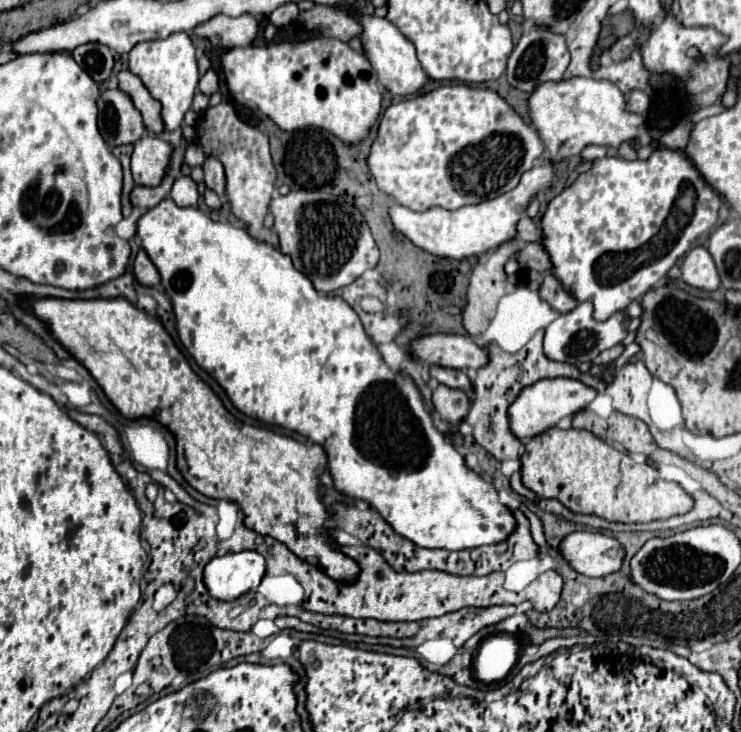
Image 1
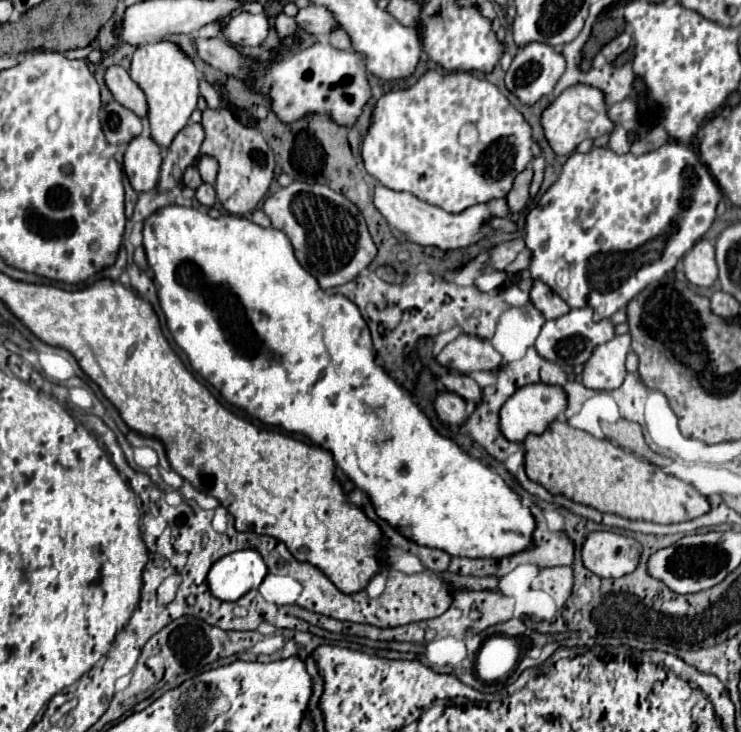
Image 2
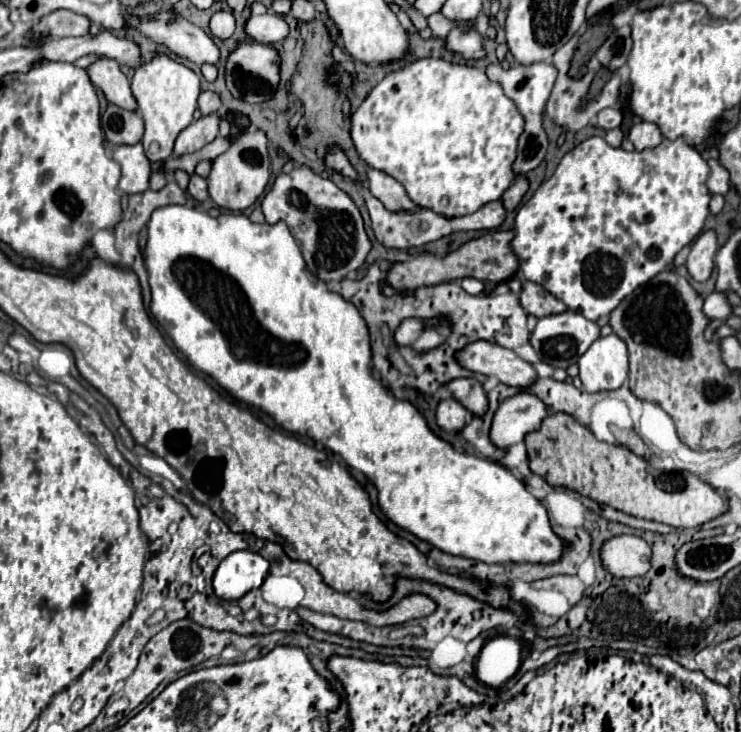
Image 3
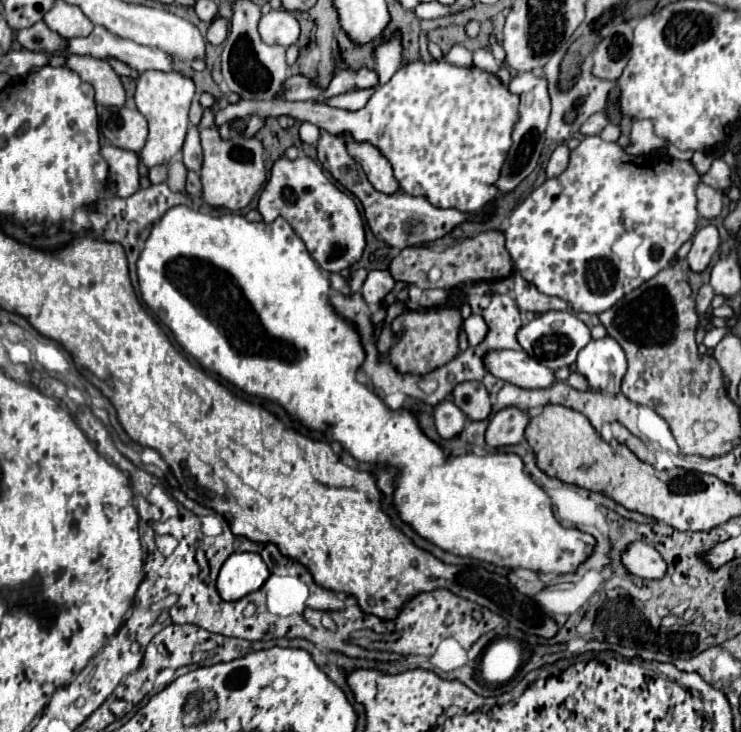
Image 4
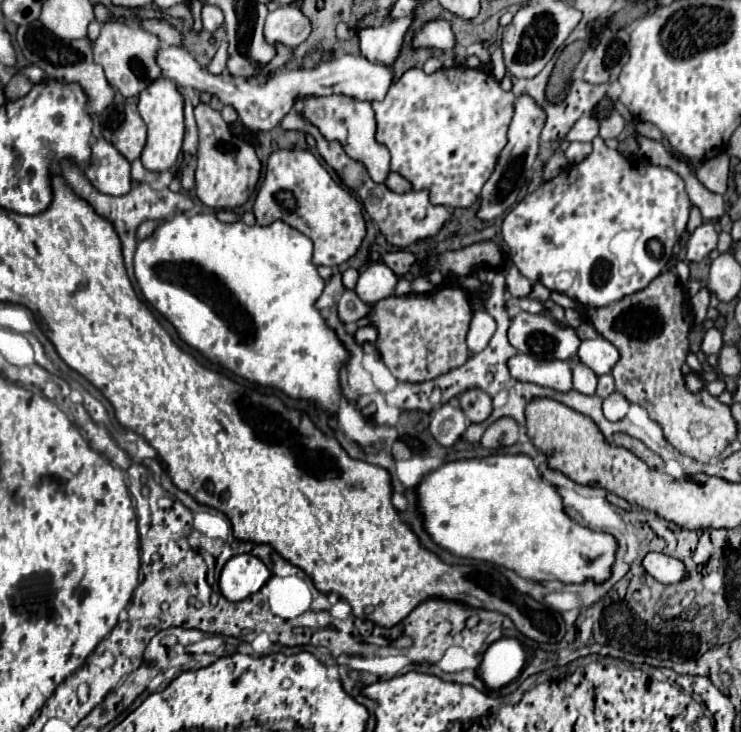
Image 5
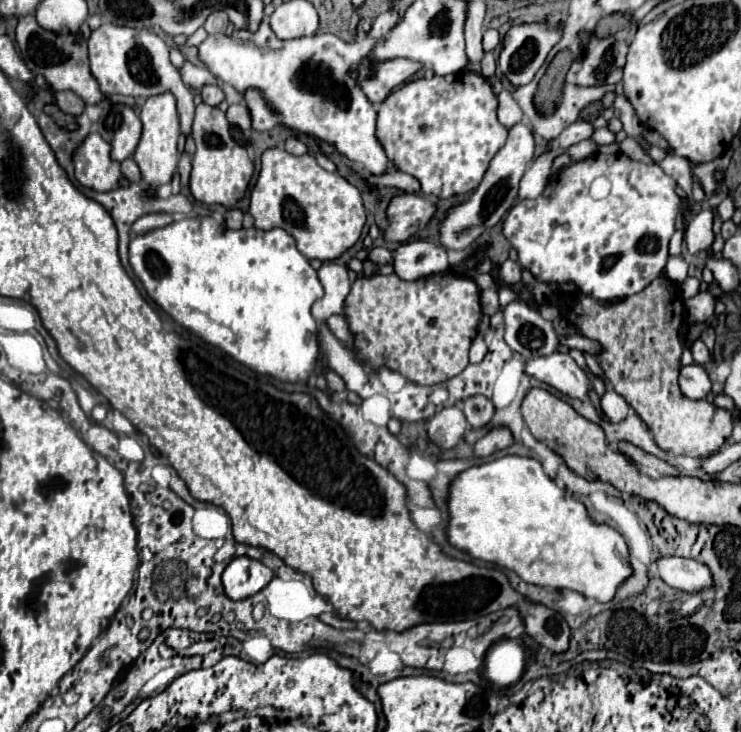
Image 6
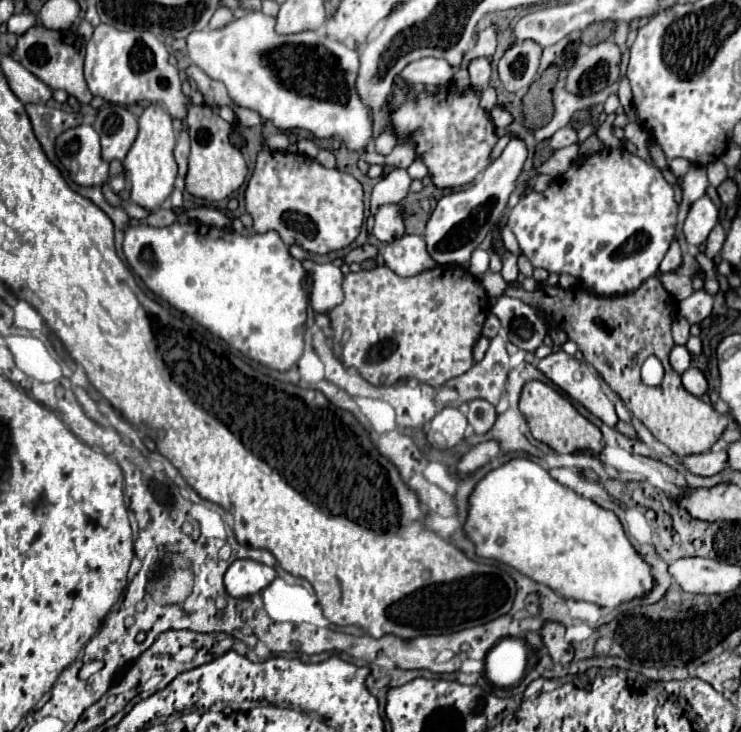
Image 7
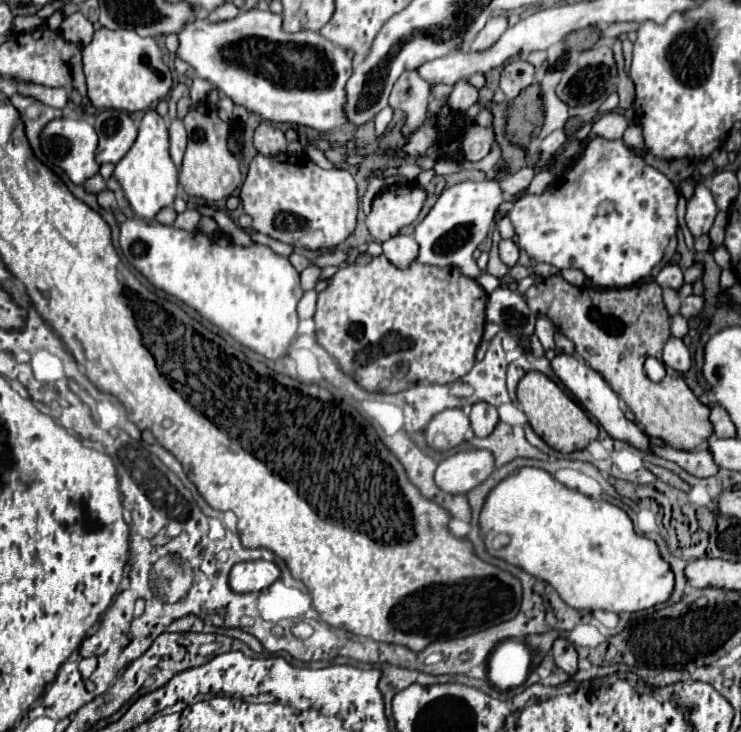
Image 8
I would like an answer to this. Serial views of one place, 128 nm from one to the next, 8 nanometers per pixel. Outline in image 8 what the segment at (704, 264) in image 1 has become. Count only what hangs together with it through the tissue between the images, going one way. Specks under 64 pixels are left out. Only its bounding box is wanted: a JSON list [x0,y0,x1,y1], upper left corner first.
[686,184,718,236]

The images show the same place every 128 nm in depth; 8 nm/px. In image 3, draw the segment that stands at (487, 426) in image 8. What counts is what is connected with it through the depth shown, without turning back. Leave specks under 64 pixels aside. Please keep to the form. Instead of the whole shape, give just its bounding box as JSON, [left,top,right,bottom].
[446,378,488,416]

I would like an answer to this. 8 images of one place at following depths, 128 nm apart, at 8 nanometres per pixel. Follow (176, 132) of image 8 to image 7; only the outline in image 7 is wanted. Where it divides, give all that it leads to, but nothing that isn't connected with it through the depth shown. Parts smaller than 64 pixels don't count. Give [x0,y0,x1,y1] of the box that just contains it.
[174,130,190,176]

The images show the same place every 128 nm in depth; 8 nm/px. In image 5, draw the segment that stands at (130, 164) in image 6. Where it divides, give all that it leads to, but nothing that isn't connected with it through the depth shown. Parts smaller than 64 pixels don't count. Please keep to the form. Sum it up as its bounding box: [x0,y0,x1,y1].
[132,158,156,182]

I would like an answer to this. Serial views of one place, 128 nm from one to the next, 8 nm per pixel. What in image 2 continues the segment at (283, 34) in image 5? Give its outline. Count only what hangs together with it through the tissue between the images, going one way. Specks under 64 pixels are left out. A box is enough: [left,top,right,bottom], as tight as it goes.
[224,12,270,46]

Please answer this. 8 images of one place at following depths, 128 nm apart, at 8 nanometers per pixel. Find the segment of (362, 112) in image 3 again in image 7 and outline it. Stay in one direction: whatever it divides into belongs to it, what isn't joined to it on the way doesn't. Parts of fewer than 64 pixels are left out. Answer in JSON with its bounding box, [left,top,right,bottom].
[392,86,498,188]

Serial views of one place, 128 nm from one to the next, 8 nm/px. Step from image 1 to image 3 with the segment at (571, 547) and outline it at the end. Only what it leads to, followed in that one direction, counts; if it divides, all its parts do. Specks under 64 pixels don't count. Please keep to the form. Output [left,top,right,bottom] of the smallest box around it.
[602,536,652,578]

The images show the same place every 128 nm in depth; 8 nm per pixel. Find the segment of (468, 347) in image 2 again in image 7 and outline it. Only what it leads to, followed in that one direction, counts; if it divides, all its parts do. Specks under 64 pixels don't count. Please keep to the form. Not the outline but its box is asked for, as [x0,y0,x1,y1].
[538,350,618,428]

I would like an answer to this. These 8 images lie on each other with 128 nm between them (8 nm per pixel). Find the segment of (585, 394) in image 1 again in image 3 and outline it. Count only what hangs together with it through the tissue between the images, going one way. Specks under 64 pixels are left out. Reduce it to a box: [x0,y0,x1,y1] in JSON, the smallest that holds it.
[490,392,548,448]

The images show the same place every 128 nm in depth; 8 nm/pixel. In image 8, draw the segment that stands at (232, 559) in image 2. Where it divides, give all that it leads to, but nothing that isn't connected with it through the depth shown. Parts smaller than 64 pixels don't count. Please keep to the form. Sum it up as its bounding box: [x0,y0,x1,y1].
[230,560,280,592]

